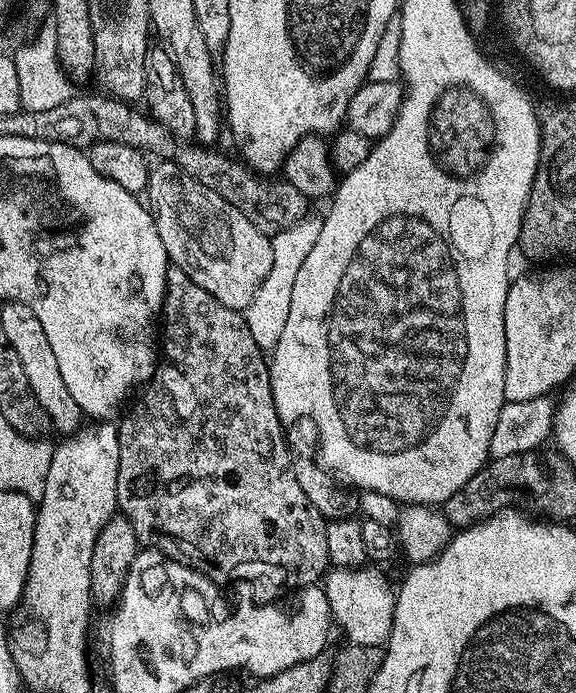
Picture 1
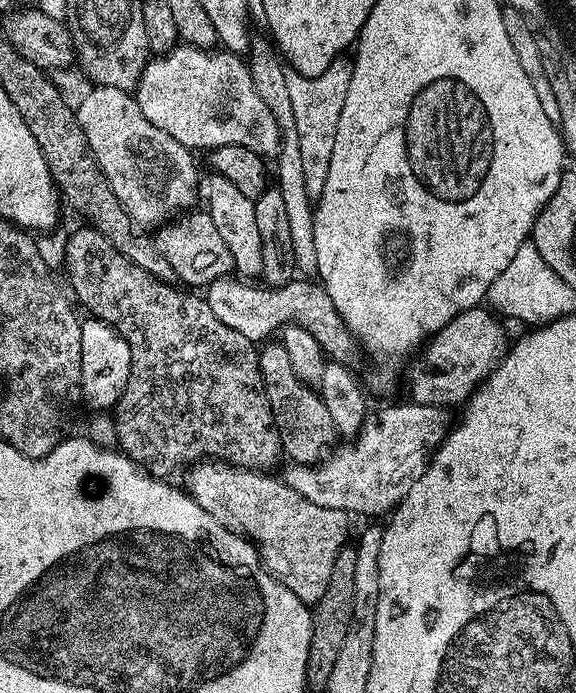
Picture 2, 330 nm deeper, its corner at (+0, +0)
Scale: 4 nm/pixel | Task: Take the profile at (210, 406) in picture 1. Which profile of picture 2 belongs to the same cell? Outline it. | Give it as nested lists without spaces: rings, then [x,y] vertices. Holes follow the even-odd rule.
[[[80,226],[81,228],[77,230],[77,232],[72,232],[68,236],[68,241],[64,244],[64,272],[68,275],[68,284],[72,287],[71,295],[75,297],[77,296],[80,299],[80,304],[85,308],[95,319],[97,320],[108,320],[110,314],[108,312],[116,312],[116,320],[114,319],[114,327],[117,332],[120,333],[122,339],[124,339],[125,343],[129,346],[130,352],[130,378],[126,382],[126,390],[122,394],[122,398],[116,403],[116,407],[114,409],[114,419],[116,422],[117,428],[117,442],[118,448],[121,453],[128,457],[129,460],[132,461],[133,464],[139,466],[149,477],[152,478],[167,478],[166,476],[170,475],[175,468],[180,468],[183,464],[192,464],[195,465],[197,461],[201,458],[215,458],[217,461],[223,462],[228,466],[243,466],[248,470],[272,470],[272,467],[275,466],[279,460],[282,460],[282,447],[280,445],[280,429],[276,426],[276,414],[274,411],[273,401],[269,400],[267,393],[264,392],[264,375],[262,374],[262,370],[260,369],[260,353],[258,351],[257,345],[250,338],[246,338],[242,333],[238,330],[234,330],[230,324],[226,322],[222,322],[222,318],[218,318],[218,314],[214,314],[214,310],[210,310],[210,306],[208,305],[207,299],[203,295],[195,296],[195,291],[185,290],[183,287],[177,286],[175,283],[169,282],[167,279],[161,279],[159,276],[154,275],[153,273],[147,272],[142,268],[142,266],[138,266],[137,264],[132,264],[130,262],[130,258],[126,258],[125,256],[118,251],[114,246],[110,246],[106,242],[106,238],[102,238],[102,234],[98,234],[98,230],[94,230],[93,228],[89,228],[87,226]]]

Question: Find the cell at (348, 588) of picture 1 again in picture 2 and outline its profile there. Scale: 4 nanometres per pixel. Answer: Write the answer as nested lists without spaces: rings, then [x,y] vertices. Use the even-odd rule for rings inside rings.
[[[204,462],[196,470],[192,476],[190,495],[198,502],[198,506],[202,506],[202,510],[206,510],[206,514],[214,517],[219,524],[226,526],[226,530],[255,544],[260,553],[260,563],[302,603],[309,606],[319,603],[330,586],[330,576],[334,574],[336,560],[341,552],[345,551],[349,513],[318,506],[318,502],[302,498],[298,490],[284,483],[283,479],[276,477],[275,480],[272,474],[263,474],[256,470],[239,470],[220,462]]]

